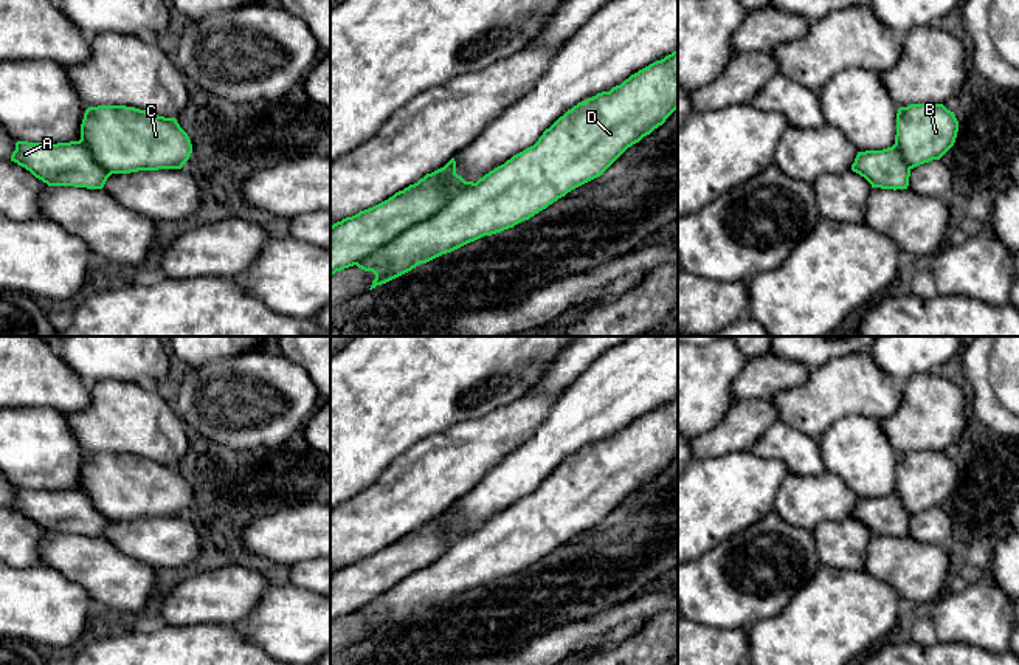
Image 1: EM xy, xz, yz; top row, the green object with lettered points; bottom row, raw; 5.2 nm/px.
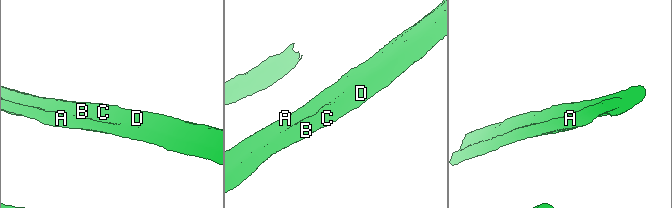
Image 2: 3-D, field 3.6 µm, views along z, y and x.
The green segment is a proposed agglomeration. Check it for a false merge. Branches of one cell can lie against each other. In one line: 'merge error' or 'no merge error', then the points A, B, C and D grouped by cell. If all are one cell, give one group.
merge error | A / B C D

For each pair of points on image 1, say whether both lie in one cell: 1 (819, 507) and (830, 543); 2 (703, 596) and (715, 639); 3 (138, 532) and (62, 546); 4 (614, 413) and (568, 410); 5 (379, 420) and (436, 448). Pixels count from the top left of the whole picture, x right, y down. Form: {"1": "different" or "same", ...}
{"1": "different", "2": "different", "3": "different", "4": "same", "5": "different"}

